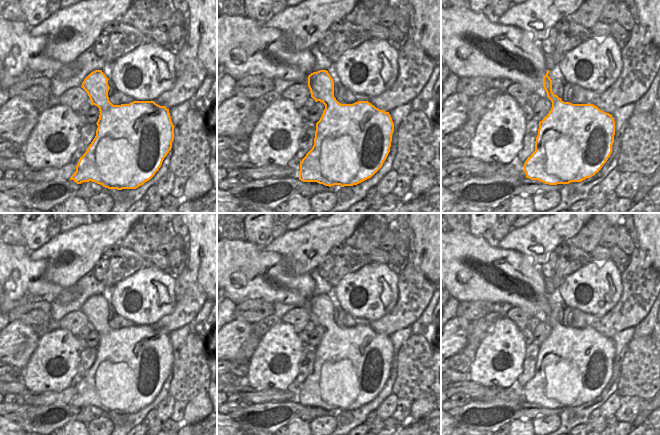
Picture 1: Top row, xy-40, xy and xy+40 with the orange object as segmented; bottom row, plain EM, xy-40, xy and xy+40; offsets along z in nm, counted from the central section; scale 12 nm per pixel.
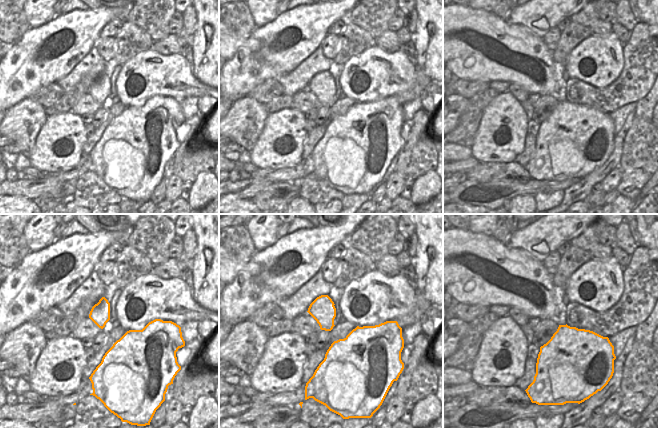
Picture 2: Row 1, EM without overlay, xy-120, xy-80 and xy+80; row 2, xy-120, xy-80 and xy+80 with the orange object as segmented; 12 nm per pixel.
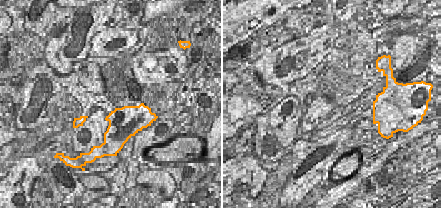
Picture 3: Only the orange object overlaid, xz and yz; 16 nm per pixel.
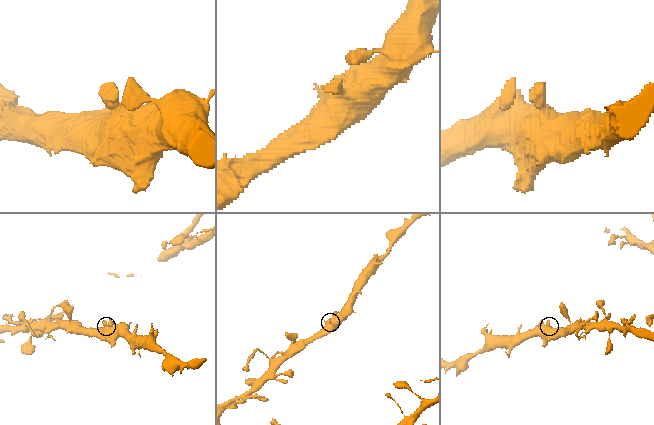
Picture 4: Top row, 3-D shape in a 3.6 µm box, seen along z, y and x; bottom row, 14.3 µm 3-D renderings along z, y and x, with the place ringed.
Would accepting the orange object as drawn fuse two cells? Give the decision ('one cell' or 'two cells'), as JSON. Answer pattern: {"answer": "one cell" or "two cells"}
{"answer": "one cell"}

